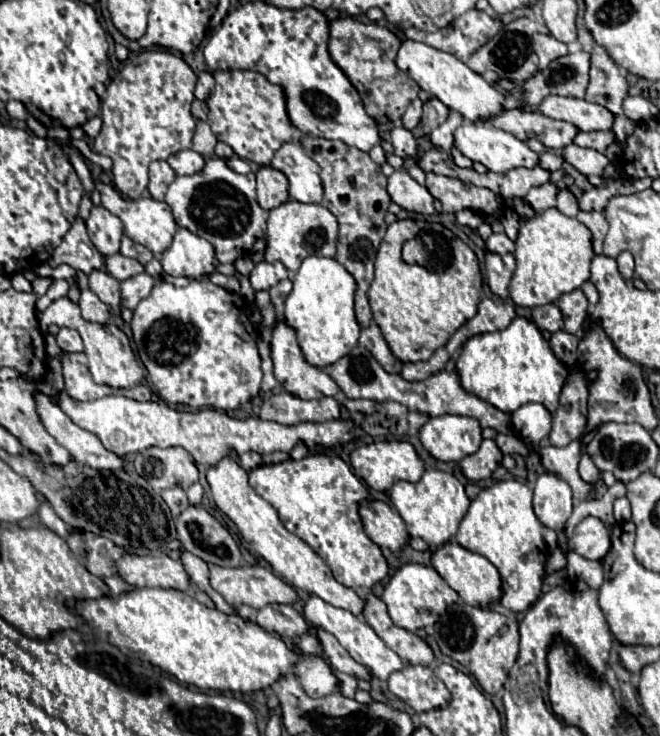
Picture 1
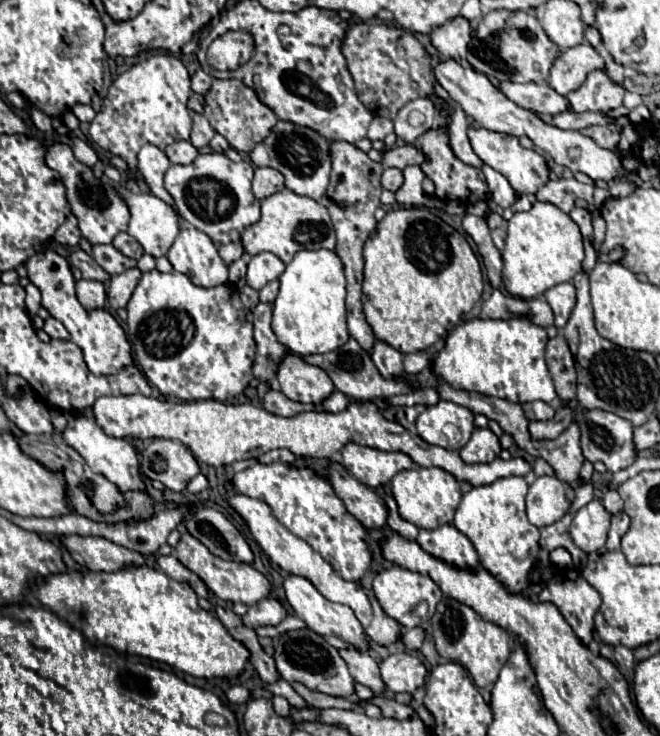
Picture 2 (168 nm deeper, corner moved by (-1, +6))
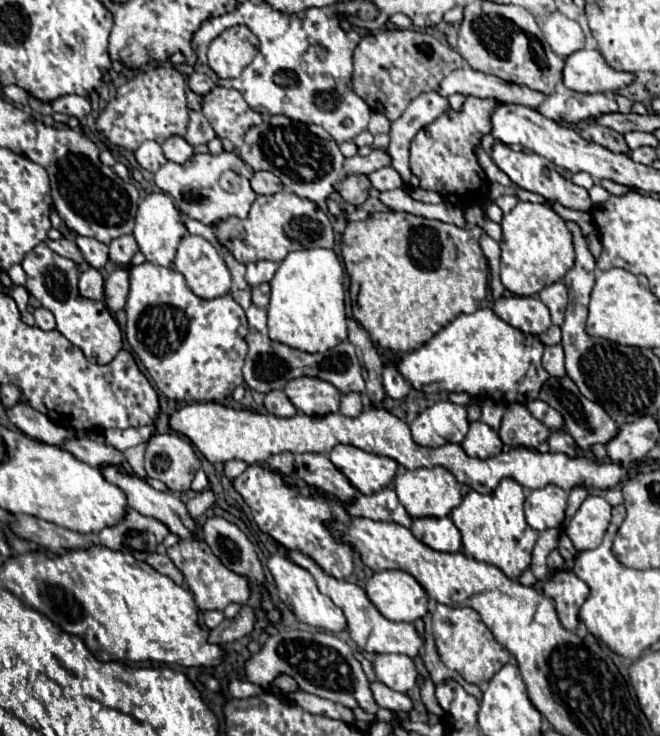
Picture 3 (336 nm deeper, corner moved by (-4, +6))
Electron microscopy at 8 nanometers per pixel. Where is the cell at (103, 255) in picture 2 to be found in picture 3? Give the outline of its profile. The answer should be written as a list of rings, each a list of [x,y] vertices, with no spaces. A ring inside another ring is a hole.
[[[77,236],[77,246],[81,248],[85,260],[89,262],[89,266],[93,268],[105,268],[109,262],[109,248],[105,244],[101,244],[99,240],[93,238],[85,238],[85,236]]]

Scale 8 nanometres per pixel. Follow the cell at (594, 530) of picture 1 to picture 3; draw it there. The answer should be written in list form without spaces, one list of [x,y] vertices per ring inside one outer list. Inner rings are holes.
[[[587,496],[585,502],[581,504],[581,508],[575,512],[575,516],[571,518],[569,526],[567,526],[567,536],[571,538],[573,546],[581,552],[581,550],[593,550],[601,544],[603,534],[607,530],[611,522],[611,506],[601,498],[601,496]]]

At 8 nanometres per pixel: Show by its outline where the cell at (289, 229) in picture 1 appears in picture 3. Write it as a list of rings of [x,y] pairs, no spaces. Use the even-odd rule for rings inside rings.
[[[277,192],[273,196],[257,196],[249,218],[245,220],[223,220],[215,226],[219,244],[227,246],[233,256],[243,262],[257,262],[257,260],[273,260],[281,262],[293,250],[301,248],[333,248],[335,234],[327,212],[323,212],[311,200],[299,198],[293,192]]]

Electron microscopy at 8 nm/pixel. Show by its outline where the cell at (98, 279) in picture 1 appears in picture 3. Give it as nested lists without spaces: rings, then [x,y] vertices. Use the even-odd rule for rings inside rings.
[[[61,238],[61,240],[55,240],[55,242],[53,242],[53,240],[47,240],[47,246],[49,246],[53,252],[57,252],[59,256],[73,260],[75,264],[83,264],[83,262],[85,262],[85,258],[83,258],[81,250],[77,248],[77,244],[71,242],[71,240],[67,240],[67,238]]]

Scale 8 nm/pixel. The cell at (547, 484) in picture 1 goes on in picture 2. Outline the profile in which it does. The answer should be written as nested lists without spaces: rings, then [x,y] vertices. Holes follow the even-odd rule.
[[[556,476],[536,478],[526,496],[526,514],[536,528],[558,522],[568,506],[570,502],[566,500],[564,482]]]

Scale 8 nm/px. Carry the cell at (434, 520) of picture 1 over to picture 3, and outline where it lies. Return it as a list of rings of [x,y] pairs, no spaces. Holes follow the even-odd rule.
[[[443,466],[403,470],[395,476],[395,492],[411,518],[445,518],[461,502],[461,486]]]

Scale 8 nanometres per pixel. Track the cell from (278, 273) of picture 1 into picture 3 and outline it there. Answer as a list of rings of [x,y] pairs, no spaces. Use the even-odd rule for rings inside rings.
[[[259,260],[259,262],[251,262],[247,266],[247,274],[245,274],[245,280],[247,284],[253,288],[253,286],[259,286],[263,282],[269,282],[275,272],[277,272],[279,264],[273,262],[273,260]]]

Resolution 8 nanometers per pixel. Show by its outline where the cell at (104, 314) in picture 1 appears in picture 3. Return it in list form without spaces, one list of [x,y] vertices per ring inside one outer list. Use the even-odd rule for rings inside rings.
[[[87,268],[81,276],[79,276],[79,292],[81,296],[85,298],[91,298],[91,300],[103,300],[103,276],[99,274],[99,270],[95,268]]]

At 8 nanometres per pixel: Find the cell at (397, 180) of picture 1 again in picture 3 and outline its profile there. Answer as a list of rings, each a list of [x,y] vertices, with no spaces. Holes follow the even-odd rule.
[[[381,168],[377,172],[371,172],[369,174],[369,180],[373,184],[373,188],[377,188],[379,192],[385,192],[385,190],[395,190],[395,188],[401,188],[403,186],[403,180],[399,176],[399,172],[395,168]]]

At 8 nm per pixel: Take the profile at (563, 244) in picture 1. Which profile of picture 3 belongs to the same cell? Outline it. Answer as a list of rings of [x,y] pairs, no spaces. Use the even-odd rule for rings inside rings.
[[[517,202],[517,206],[503,216],[501,222],[501,282],[517,296],[535,296],[545,286],[561,280],[575,264],[573,234],[565,220],[545,204]]]

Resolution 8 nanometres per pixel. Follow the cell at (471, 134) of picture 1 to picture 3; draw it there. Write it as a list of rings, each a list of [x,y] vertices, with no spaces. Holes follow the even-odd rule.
[[[495,142],[493,148],[491,148],[491,160],[497,164],[499,170],[503,170],[511,182],[515,182],[519,188],[523,190],[529,190],[529,192],[535,192],[535,194],[541,194],[543,198],[549,198],[549,200],[555,200],[571,210],[583,210],[583,212],[589,212],[593,208],[593,202],[587,194],[585,188],[581,186],[575,186],[573,182],[565,180],[561,174],[557,174],[555,170],[555,164],[545,160],[543,156],[535,154],[535,152],[515,152],[511,150],[507,144],[501,144],[501,142]]]

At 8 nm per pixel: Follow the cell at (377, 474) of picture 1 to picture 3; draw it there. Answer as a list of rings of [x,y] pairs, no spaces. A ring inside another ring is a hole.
[[[337,444],[329,460],[351,480],[361,494],[373,494],[385,488],[397,474],[399,464],[393,458],[377,456],[355,446]]]

